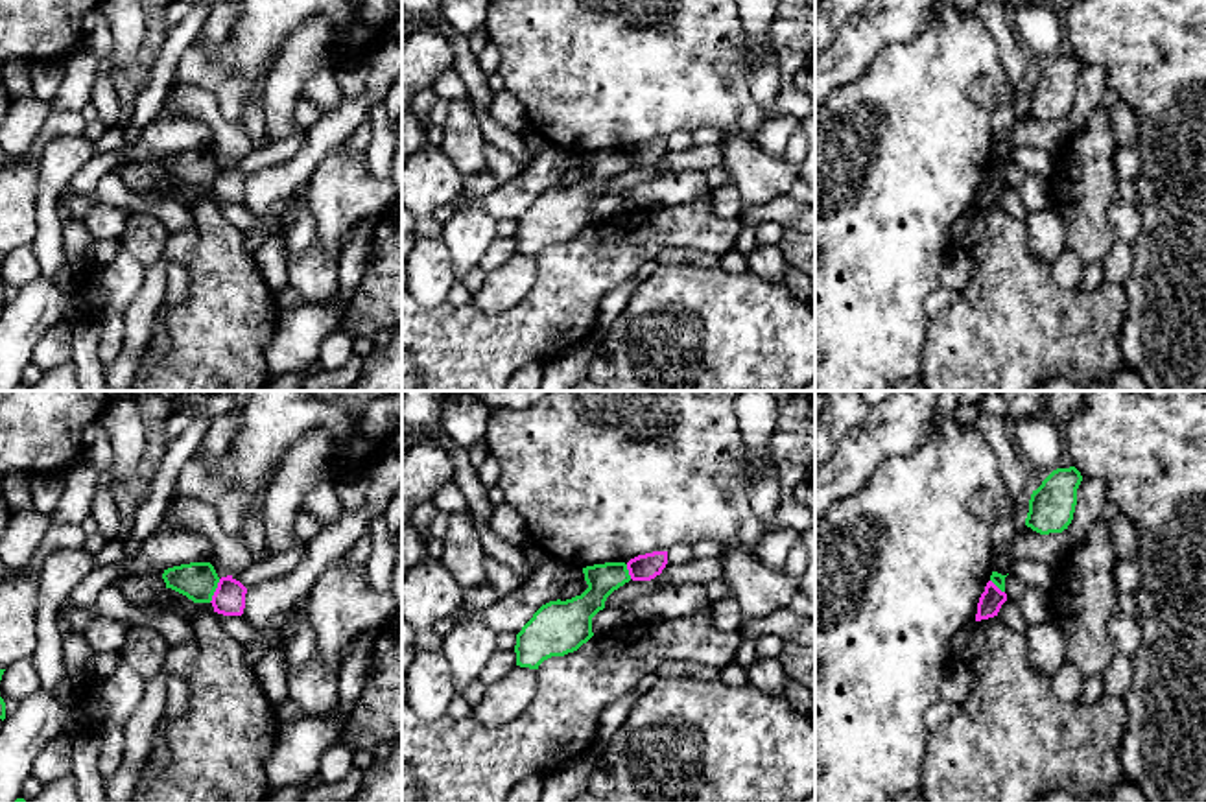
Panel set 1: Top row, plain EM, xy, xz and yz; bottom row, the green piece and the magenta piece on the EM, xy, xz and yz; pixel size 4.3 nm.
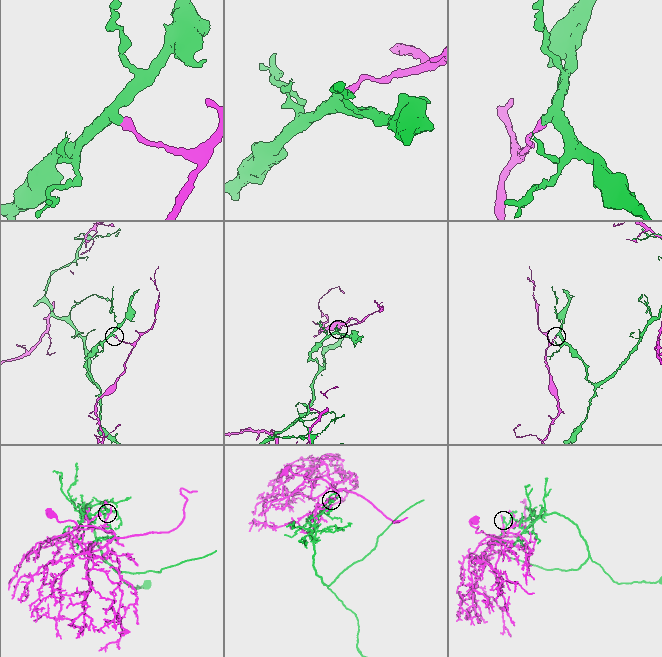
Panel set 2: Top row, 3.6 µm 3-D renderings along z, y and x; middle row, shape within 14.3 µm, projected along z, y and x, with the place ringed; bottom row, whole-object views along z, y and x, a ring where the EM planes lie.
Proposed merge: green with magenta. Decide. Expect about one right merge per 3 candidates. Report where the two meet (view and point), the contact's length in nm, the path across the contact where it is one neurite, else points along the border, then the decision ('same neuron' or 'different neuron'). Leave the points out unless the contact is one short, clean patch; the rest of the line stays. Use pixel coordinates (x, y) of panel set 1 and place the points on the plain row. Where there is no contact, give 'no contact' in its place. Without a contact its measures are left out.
contact xy (214, 177); length 120 nm; border xy (220, 166), (209, 188); different neuron

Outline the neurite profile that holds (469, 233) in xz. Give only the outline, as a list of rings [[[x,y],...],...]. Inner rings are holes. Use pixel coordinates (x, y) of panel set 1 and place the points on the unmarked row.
[[[465,203],[443,225],[441,242],[448,247],[455,282],[479,265],[496,240],[496,219],[476,203]]]

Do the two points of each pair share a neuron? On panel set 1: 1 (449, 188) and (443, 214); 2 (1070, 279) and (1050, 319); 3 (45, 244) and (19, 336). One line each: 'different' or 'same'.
1: different
2: different
3: different

